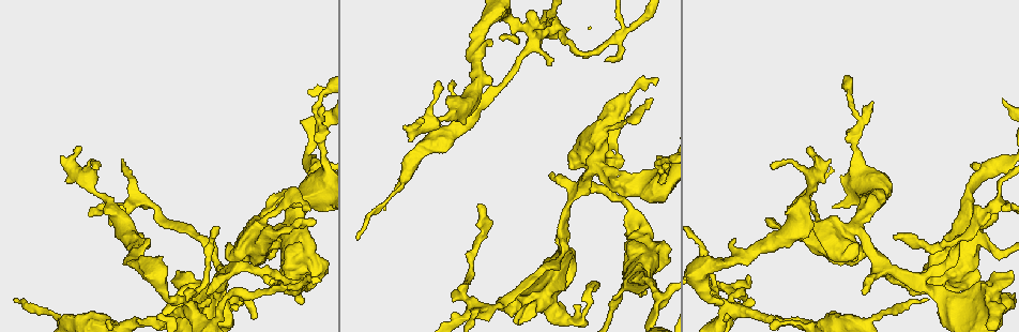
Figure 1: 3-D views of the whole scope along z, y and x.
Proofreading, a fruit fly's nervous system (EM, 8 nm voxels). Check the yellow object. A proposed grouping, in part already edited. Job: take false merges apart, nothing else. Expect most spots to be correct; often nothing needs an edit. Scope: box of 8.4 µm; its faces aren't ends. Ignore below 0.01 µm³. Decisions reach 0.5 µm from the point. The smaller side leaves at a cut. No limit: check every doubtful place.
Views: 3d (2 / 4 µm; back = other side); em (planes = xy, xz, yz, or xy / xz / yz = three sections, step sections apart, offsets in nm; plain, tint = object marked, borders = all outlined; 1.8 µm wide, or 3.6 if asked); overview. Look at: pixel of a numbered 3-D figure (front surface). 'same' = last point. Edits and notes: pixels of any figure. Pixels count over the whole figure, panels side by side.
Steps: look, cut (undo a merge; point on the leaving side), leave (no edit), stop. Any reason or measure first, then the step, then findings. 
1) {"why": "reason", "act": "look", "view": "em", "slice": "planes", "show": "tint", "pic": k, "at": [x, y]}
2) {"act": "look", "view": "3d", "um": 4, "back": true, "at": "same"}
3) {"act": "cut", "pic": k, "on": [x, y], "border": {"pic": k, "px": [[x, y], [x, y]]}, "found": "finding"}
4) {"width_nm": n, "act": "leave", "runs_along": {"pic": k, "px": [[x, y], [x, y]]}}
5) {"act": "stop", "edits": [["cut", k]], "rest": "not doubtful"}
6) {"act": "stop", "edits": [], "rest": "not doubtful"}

{"why": "sharp bend", "act": "look", "view": "3d", "um": 2, "back": true, "pic": 1, "at": [609, 42]}

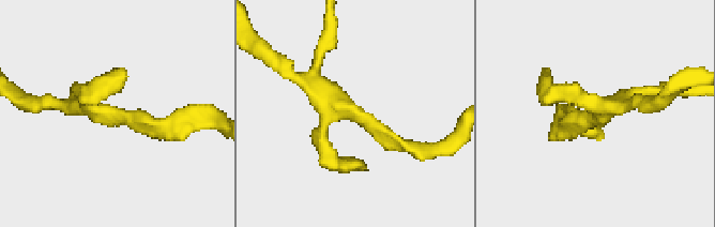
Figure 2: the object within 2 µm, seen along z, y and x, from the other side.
{"act": "look", "view": "em", "um": 3.6, "slice": "yz", "step": 8, "show": "tint", "pic": 2, "at": [353, 115]}

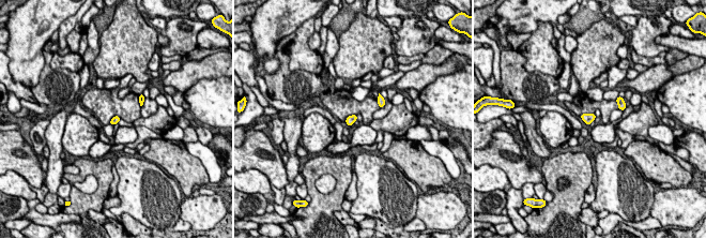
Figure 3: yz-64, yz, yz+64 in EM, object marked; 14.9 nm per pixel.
{"why": "another direction", "act": "look", "view": "em", "um": 3.6, "slice": "planes", "show": "borders", "at": "same"}

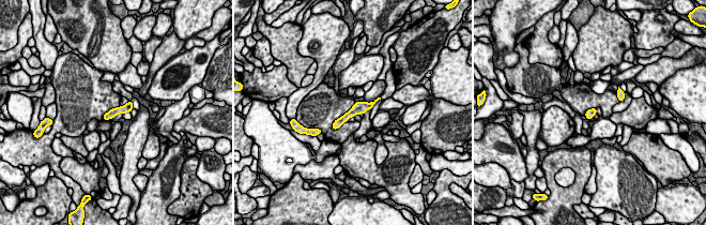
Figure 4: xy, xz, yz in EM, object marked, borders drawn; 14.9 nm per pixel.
{"act": "leave", "runs_along": {"pic": 4, "px": [[369, 105], [358, 107], [335, 125]]}, "found": "all the same neuron"}

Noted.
{"why": "four or more arms meet", "act": "look", "view": "em", "slice": "xy", "step": 4, "show": "tint", "pic": 1, "at": [532, 32]}

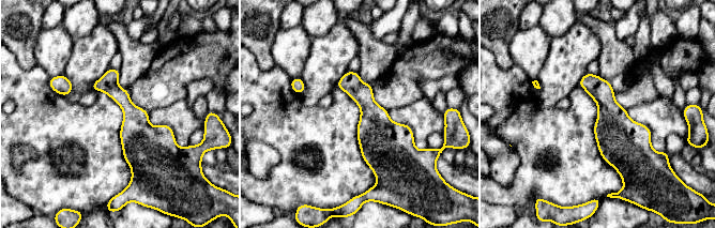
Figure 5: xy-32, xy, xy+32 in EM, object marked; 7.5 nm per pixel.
{"act": "leave", "found": "one neuron here"}

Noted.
{"why": "branch point", "act": "look", "view": "em", "um": 3.6, "slice": "planes", "show": "tint", "pic": 1, "at": [299, 268]}

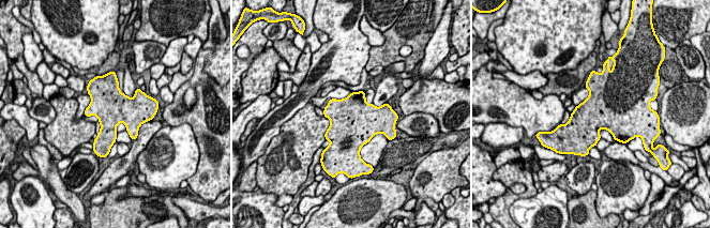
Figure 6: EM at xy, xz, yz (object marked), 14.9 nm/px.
{"width_nm": 550, "act": "leave", "found": "one neuron here"}

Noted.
{"why": "calibre changes", "act": "look", "view": "3d", "um": 4, "pic": 1, "at": [846, 234]}

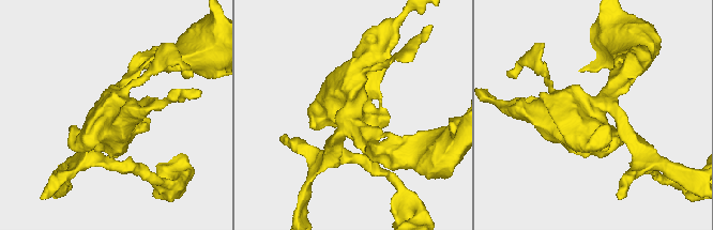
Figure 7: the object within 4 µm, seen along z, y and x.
{"why": "shape alone is not enough", "act": "look", "view": "em", "um": 3.6, "slice": "planes", "show": "tint", "pic": 7, "at": [350, 112]}

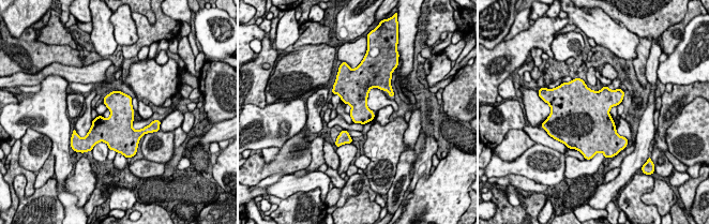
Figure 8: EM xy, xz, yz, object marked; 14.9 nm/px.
{"act": "leave", "found": "one neuron here"}

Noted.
{"act": "stop", "edits": [], "rest": "not doubtful"}

